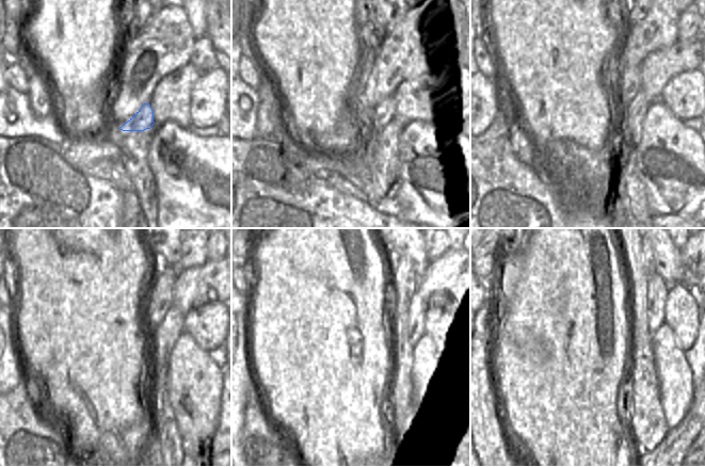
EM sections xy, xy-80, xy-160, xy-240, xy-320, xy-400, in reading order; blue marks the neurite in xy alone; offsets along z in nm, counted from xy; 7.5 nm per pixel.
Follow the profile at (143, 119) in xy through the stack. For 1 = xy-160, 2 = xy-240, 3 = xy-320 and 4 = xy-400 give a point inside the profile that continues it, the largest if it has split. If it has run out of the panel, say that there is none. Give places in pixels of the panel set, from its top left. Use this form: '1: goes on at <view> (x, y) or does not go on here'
1: goes on at xy-160 (630, 85)
2: goes on at xy-240 (160, 294)
3: goes on at xy-320 (404, 279)
4: goes on at xy-400 (647, 260)

